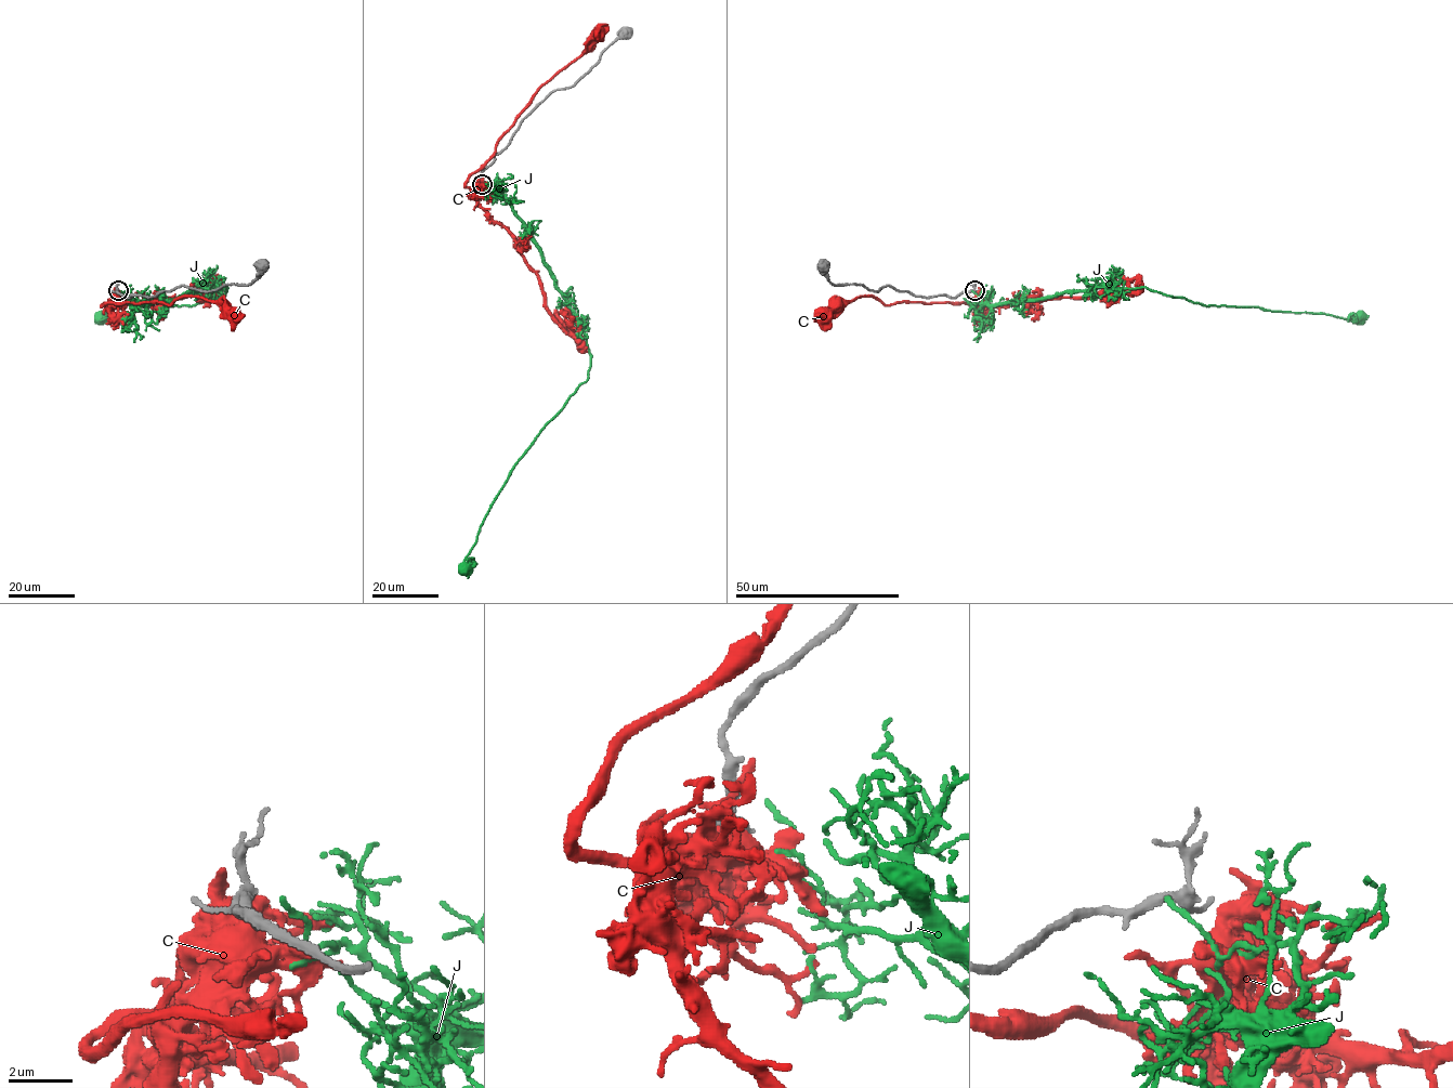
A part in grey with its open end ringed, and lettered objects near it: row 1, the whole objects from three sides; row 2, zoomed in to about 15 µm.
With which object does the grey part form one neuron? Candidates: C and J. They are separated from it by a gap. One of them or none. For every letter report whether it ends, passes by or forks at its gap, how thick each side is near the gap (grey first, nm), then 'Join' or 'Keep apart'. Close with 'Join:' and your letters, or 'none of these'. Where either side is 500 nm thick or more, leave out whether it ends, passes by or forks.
C: Thickness 240 nm (grey) against 750 nm. Keep apart
J: It ends there. Thickness 240 nm (grey) against 180 nm. Keep apart
Join: none of these

